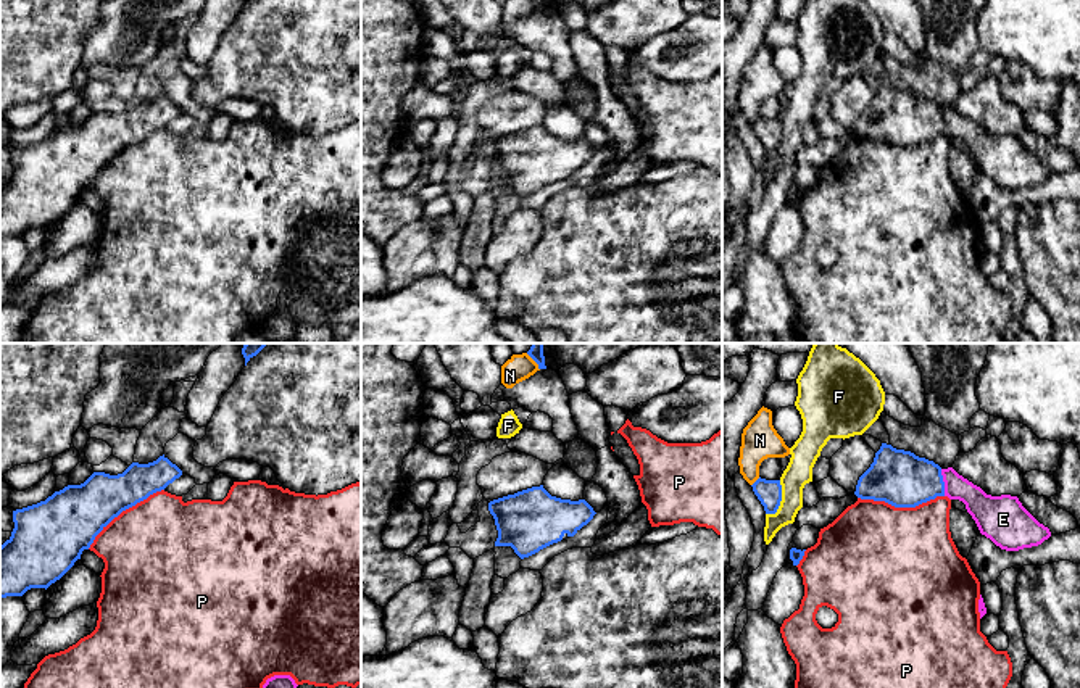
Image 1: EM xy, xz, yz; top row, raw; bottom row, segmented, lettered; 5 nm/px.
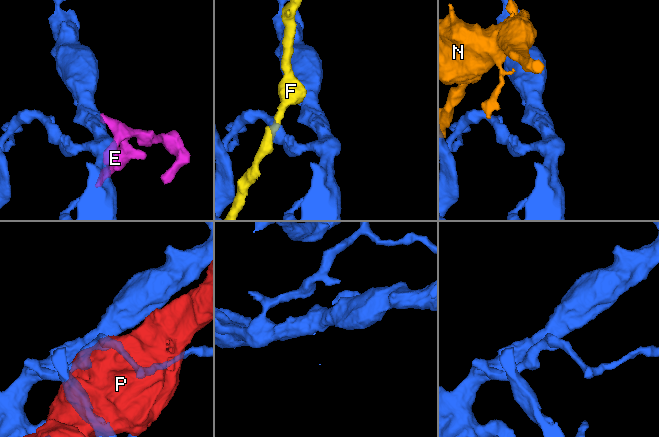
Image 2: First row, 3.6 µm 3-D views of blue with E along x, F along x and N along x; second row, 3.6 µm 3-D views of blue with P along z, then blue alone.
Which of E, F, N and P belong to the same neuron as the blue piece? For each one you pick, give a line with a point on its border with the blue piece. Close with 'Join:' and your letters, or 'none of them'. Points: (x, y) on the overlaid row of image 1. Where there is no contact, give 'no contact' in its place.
E: yz (943, 482)
Join: E

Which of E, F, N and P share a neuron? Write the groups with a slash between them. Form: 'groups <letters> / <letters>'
groups E / F / N / P

